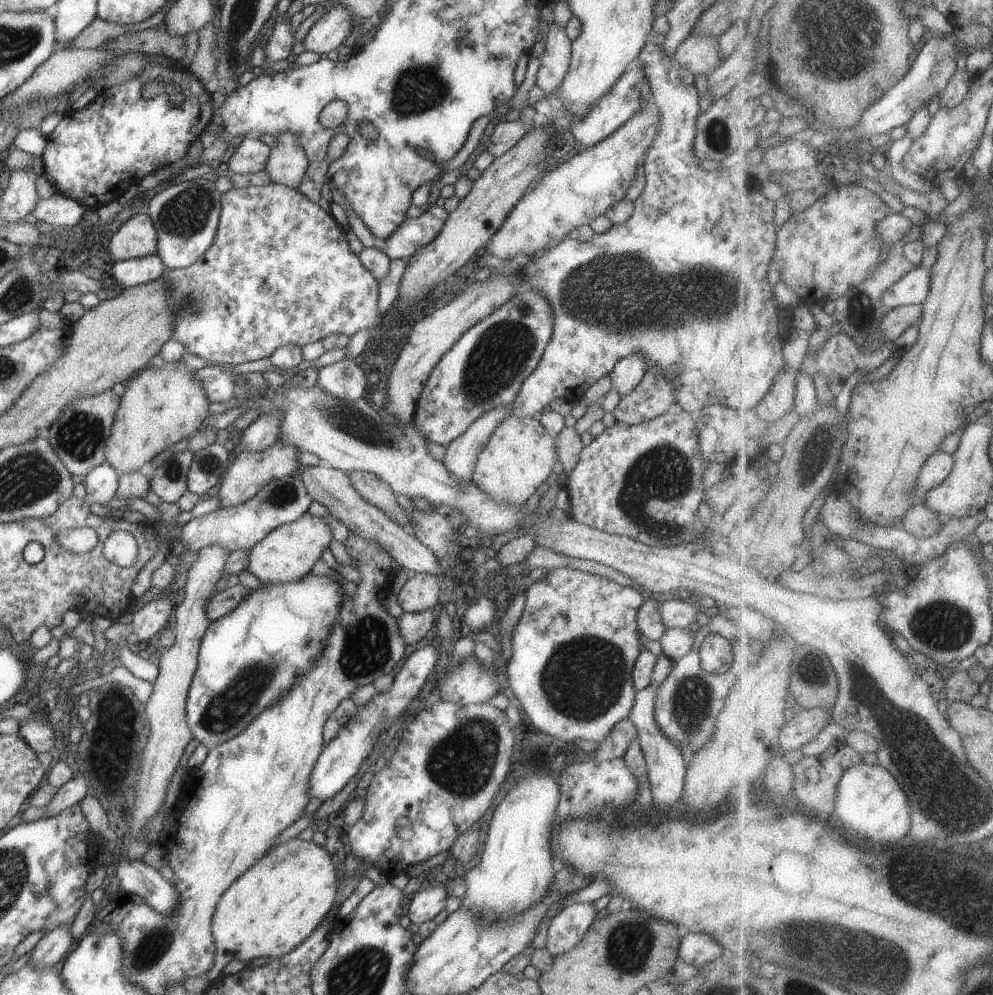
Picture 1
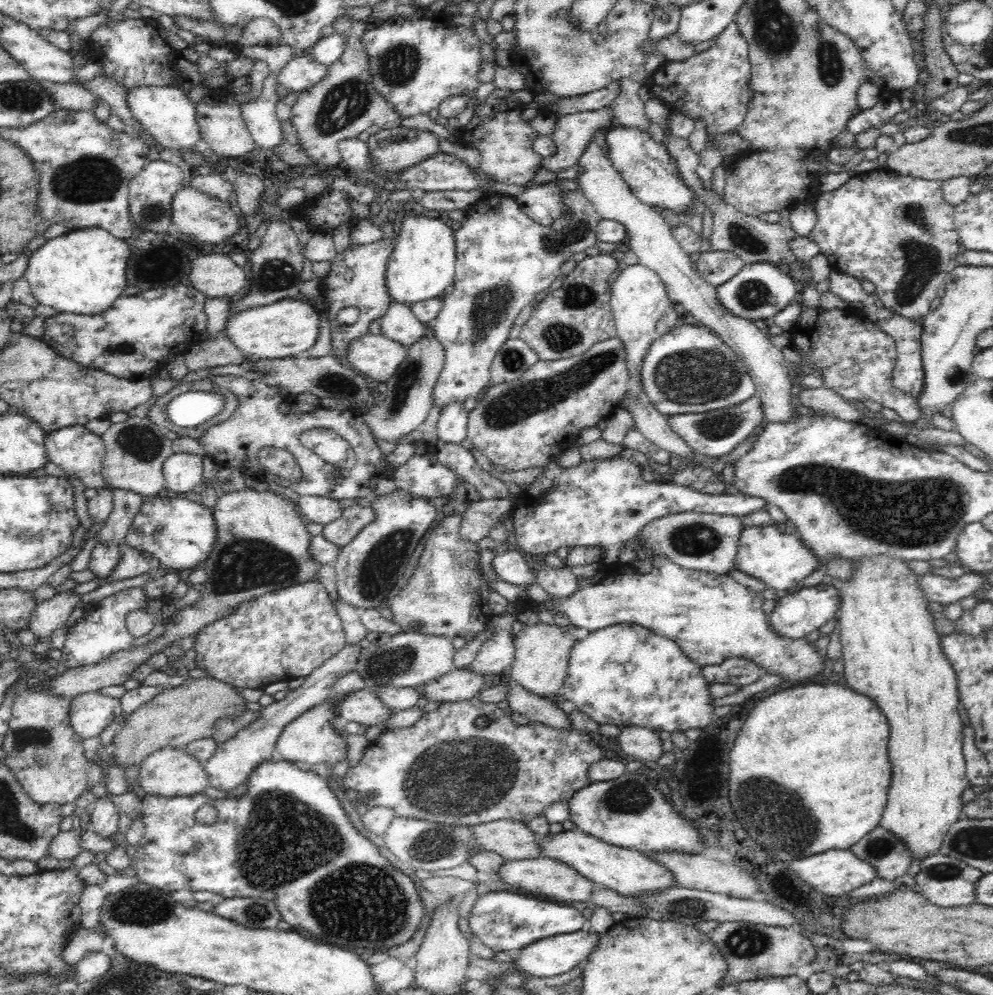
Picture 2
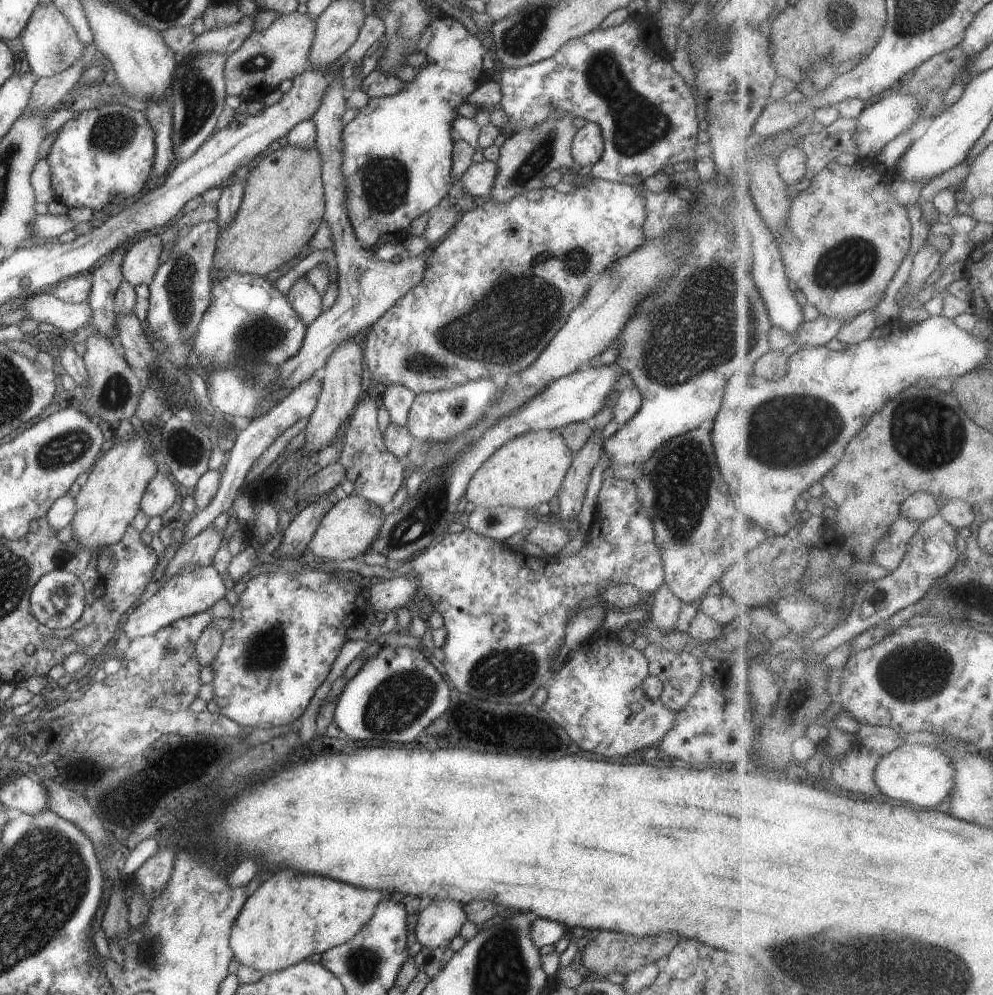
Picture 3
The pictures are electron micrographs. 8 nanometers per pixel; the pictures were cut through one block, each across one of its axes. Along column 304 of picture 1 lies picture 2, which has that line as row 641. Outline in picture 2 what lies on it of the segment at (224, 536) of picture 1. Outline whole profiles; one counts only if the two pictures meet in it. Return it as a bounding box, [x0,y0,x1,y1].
[466,612,516,674]

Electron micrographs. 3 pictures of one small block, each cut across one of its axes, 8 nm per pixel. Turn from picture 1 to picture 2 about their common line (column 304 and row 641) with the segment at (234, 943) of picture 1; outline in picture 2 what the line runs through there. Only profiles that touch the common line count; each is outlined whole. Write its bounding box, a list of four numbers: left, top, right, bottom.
[835,555,970,860]

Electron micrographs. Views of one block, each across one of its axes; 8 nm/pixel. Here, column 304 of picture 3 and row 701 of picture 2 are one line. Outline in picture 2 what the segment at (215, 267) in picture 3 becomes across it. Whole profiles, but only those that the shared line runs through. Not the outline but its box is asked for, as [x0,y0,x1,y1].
[112,677,246,768]

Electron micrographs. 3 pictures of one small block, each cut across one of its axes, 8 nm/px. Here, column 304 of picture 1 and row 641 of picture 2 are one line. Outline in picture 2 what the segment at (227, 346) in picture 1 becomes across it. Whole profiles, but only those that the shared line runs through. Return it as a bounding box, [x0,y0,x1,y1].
[193,582,345,689]

